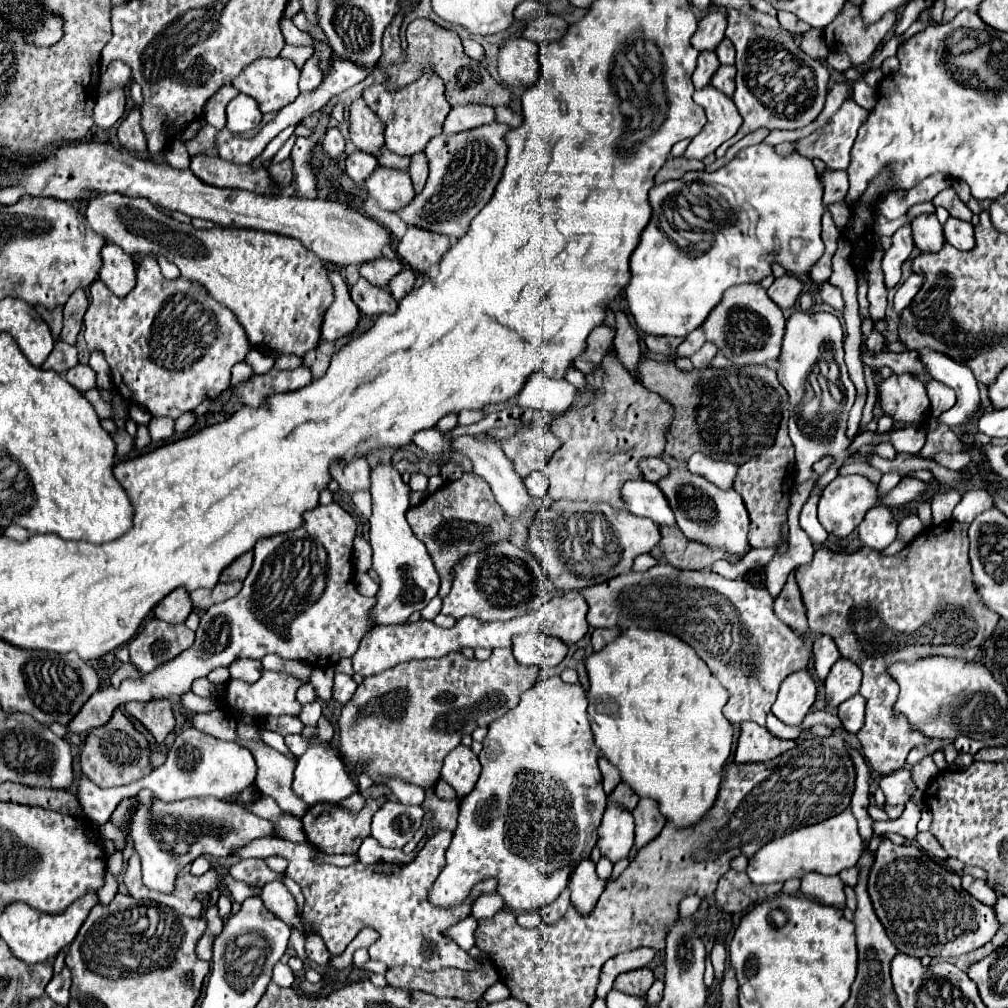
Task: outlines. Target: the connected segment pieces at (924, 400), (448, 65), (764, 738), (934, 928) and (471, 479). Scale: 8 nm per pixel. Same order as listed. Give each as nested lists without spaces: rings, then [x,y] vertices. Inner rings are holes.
[[[892,375],[878,383],[878,401],[884,415],[894,419],[894,427],[922,425],[930,401],[924,391],[924,383],[912,375]]]
[[[416,19],[408,25],[406,29],[406,39],[408,39],[408,49],[403,55],[400,41],[400,51],[398,53],[382,53],[383,61],[386,65],[386,83],[390,89],[400,89],[404,85],[410,85],[414,79],[420,77],[422,67],[430,61],[434,65],[434,71],[444,79],[446,83],[446,97],[452,105],[466,105],[466,103],[482,103],[482,105],[508,105],[510,103],[510,91],[506,87],[502,87],[500,83],[496,83],[490,73],[482,67],[482,63],[472,61],[462,47],[462,41],[458,37],[458,33],[442,29],[438,25],[434,25],[428,19]]]
[[[742,723],[738,745],[734,753],[736,763],[758,763],[758,761],[770,761],[774,757],[780,757],[782,753],[794,749],[794,741],[784,741],[774,737],[766,727],[754,725],[754,723]]]
[[[882,839],[874,857],[874,865],[870,867],[868,893],[876,917],[882,921],[888,937],[900,953],[906,953],[910,957],[958,957],[988,943],[1000,927],[998,919],[994,917],[994,909],[986,907],[962,889],[958,873],[944,869],[938,861],[930,859],[916,845],[894,845],[890,839]]]
[[[464,473],[458,481],[448,481],[444,487],[426,497],[418,507],[408,509],[406,521],[414,535],[426,545],[434,567],[442,579],[440,597],[444,599],[452,589],[452,569],[468,553],[482,551],[490,543],[506,541],[510,535],[510,523],[506,521],[502,507],[494,501],[490,485],[474,473]]]

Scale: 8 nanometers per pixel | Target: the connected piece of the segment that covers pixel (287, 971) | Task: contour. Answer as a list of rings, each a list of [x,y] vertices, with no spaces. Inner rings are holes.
[[[278,963],[278,965],[274,967],[274,977],[272,977],[272,981],[274,981],[278,987],[292,987],[292,985],[294,985],[294,973],[292,973],[292,969],[290,969],[288,965]]]

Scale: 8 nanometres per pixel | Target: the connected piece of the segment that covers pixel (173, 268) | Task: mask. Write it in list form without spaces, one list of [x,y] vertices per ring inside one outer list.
[[[164,256],[157,257],[162,275],[167,279],[177,279],[180,276],[178,267]]]

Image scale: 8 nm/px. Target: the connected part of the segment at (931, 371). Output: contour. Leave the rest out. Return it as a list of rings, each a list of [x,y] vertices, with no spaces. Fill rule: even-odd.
[[[918,349],[918,359],[922,361],[926,373],[932,379],[938,379],[940,383],[944,383],[948,387],[954,387],[954,391],[958,393],[956,405],[950,411],[942,413],[938,419],[930,417],[928,423],[924,425],[924,429],[926,431],[934,429],[938,421],[946,423],[948,427],[962,425],[980,407],[978,385],[976,385],[976,379],[972,375],[972,371],[966,365],[956,363],[948,355],[932,351],[932,349]]]

